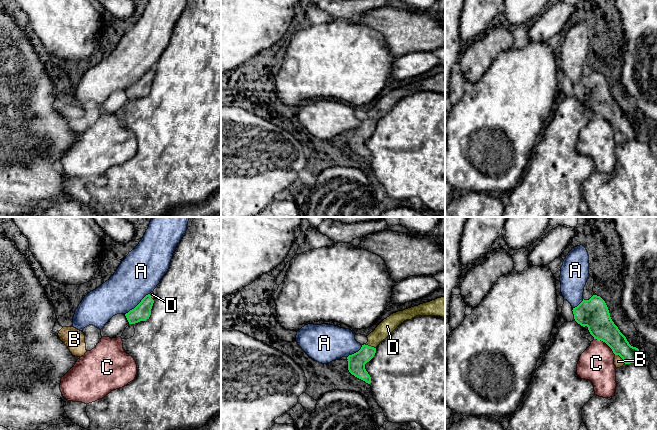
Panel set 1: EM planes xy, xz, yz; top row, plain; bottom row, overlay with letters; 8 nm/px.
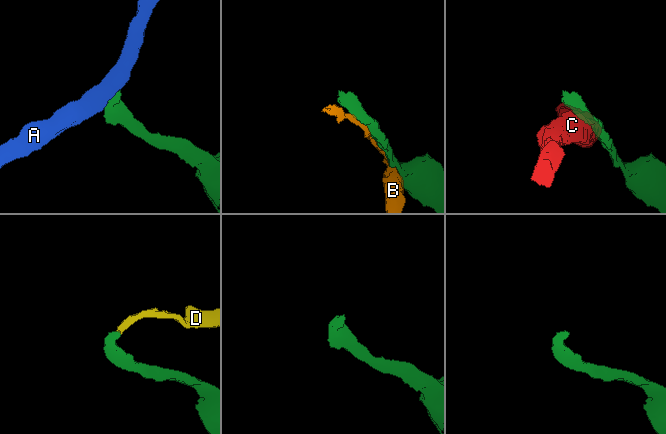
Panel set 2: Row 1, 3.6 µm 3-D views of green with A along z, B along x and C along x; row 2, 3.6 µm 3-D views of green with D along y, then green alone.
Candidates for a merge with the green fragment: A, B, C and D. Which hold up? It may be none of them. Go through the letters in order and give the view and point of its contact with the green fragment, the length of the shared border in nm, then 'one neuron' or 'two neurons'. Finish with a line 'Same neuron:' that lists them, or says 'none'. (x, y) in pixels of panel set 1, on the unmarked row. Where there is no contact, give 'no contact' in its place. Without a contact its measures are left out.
A: xy (138, 80) | 260 nm | two neurons
B: yz (621, 133) | 120 nm | two neurons
C: yz (605, 118) | 220 nm | two neurons
D: xz (370, 122) | 100 nm | one neuron
Same neuron: D

